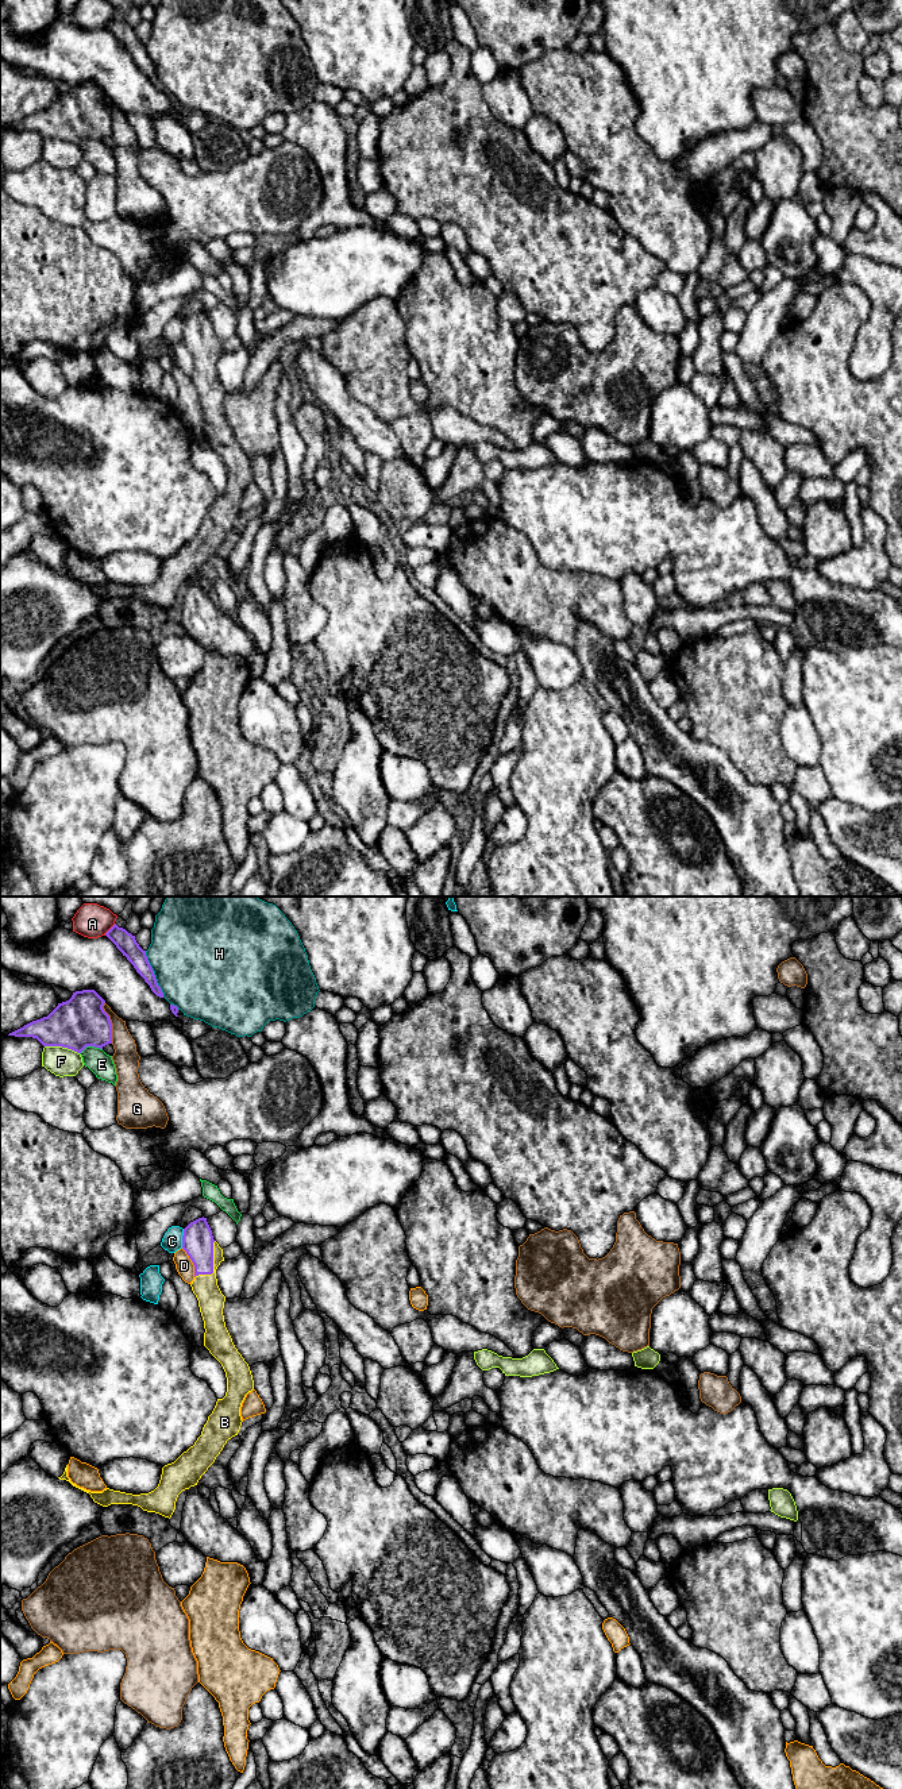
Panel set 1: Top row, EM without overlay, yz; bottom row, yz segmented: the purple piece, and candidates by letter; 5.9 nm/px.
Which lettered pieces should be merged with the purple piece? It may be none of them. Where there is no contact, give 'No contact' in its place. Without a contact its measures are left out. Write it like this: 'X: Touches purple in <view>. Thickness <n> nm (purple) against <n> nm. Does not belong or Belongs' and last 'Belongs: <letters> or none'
A: Touches purple in yz. Thickness 120 nm (purple) against 200 nm. Does not belong
B: Touches purple in yz. Thickness 190 nm (purple) against 160 nm. Belongs
C: Touches purple in yz. Thickness 190 nm (purple) against 120 nm. Does not belong
D: Touches purple in yz. Thickness 190 nm (purple) against 110 nm. Does not belong
E: Touches purple in yz. Thickness 300 nm (purple) against 140 nm. Does not belong
F: Touches purple in yz. Thickness 300 nm (purple) against 170 nm. Does not belong
G: Touches purple in yz. Thickness 300 nm (purple) against 160 nm. Does not belong
H: Touches purple in yz. Thickness 120 nm (purple) against 480 nm. Does not belong
Belongs: B

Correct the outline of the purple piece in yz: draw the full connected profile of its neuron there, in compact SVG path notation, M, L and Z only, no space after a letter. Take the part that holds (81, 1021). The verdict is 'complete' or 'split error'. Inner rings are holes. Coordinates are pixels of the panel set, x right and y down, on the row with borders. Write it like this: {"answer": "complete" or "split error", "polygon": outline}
{"answer": "complete", "polygon": "M95 990L76 991L69 1000L58 1003L47 1017L32 1021L8 1036L32 1037L43 1046L62 1046L77 1053L86 1046L103 1049L112 1044L112 1023L103 1009L104 1003L105 1000Z"}

